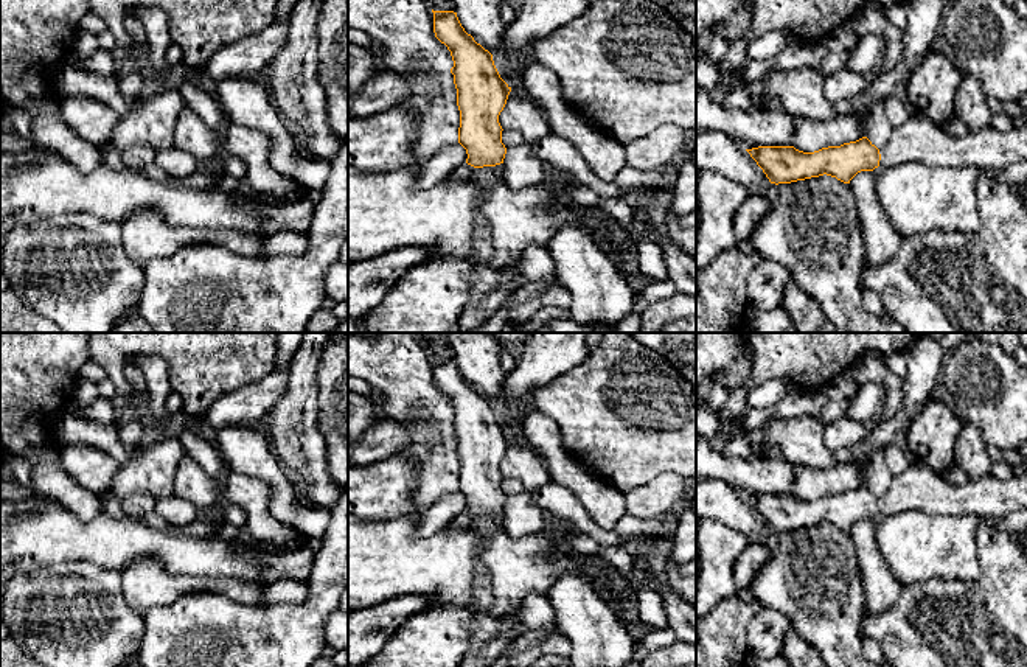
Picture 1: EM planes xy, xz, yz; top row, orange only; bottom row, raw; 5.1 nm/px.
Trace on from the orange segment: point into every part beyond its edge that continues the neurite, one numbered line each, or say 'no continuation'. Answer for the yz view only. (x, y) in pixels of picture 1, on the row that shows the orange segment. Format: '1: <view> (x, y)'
1: yz (915, 140)

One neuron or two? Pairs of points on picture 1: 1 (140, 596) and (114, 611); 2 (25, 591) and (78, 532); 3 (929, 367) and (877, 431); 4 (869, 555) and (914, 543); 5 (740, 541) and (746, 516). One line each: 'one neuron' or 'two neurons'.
1: two neurons
2: two neurons
3: one neuron
4: two neurons
5: two neurons

